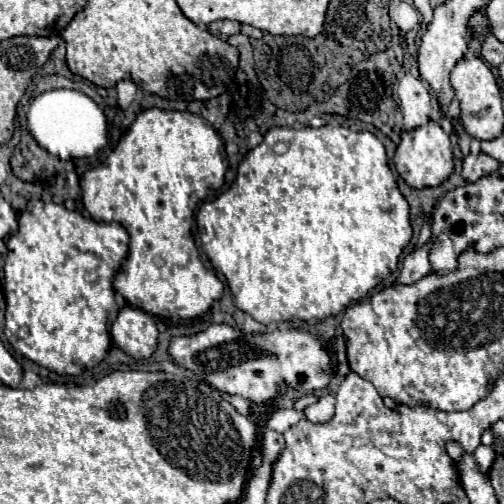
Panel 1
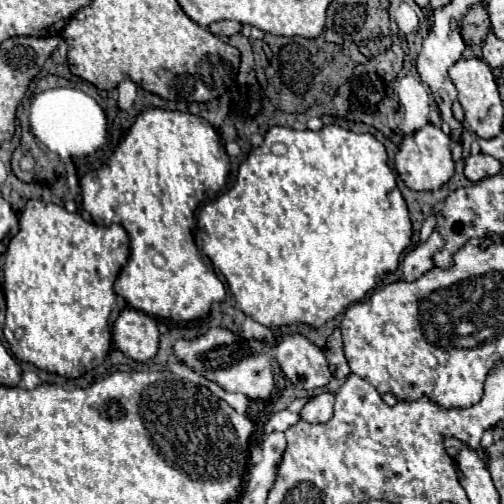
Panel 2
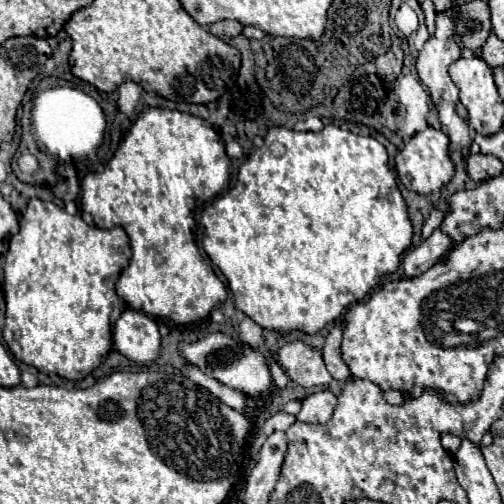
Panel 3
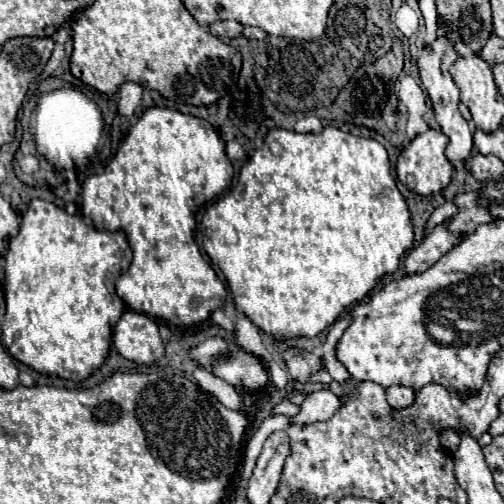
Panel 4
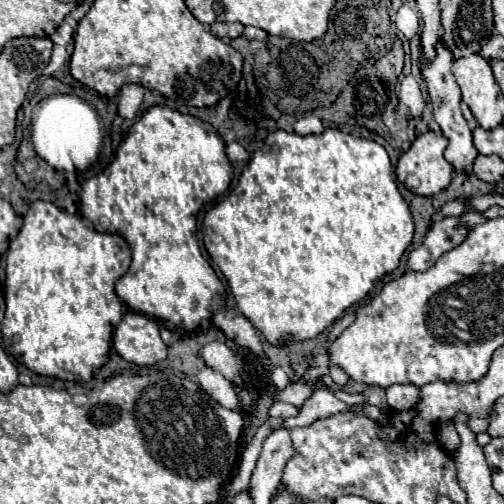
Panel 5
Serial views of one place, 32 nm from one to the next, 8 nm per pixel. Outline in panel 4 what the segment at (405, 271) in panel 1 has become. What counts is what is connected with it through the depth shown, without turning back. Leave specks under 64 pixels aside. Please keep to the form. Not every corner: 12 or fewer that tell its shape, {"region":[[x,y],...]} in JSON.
{"region":[[446,222],[436,226],[404,260],[406,274],[428,270],[460,236],[448,232]]}

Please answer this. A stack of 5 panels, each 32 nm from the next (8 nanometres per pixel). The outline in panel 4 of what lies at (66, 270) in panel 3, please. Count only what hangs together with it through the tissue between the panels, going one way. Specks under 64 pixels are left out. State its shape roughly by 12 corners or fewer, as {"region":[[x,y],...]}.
{"region":[[32,200],[6,252],[2,340],[86,380],[130,266],[104,232]]}

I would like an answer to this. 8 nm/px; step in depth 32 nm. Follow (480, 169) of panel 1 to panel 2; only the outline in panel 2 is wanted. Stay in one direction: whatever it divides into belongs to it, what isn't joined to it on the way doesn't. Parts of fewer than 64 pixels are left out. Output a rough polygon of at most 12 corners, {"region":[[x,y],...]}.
{"region":[[470,154],[464,176],[478,182],[500,172],[502,164],[488,154]]}

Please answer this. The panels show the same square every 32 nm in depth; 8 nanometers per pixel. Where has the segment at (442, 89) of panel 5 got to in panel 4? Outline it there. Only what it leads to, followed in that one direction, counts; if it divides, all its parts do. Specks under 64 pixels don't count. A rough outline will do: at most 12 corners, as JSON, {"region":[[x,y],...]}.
{"region":[[438,24],[418,58],[436,120],[450,138],[446,156],[474,156],[468,122],[458,112],[460,90],[448,68],[458,52],[448,24]]}

